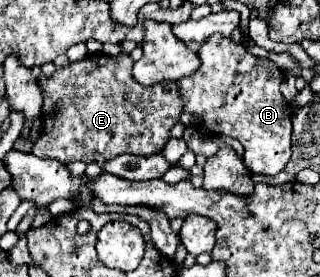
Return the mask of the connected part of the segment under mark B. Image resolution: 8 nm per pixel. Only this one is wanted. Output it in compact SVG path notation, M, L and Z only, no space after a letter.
M216 33L200 45L200 69L178 81L184 109L196 115L206 135L230 135L244 147L244 165L252 173L278 175L292 155L292 107L280 93L282 71L270 59L256 59L242 43Z

